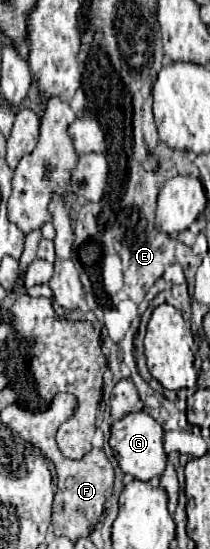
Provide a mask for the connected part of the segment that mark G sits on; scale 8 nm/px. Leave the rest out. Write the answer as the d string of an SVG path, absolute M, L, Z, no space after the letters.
M135 411L115 421L111 425L109 445L115 451L115 459L125 475L131 475L139 481L151 481L163 475L167 461L167 455L163 451L163 429L147 411Z

